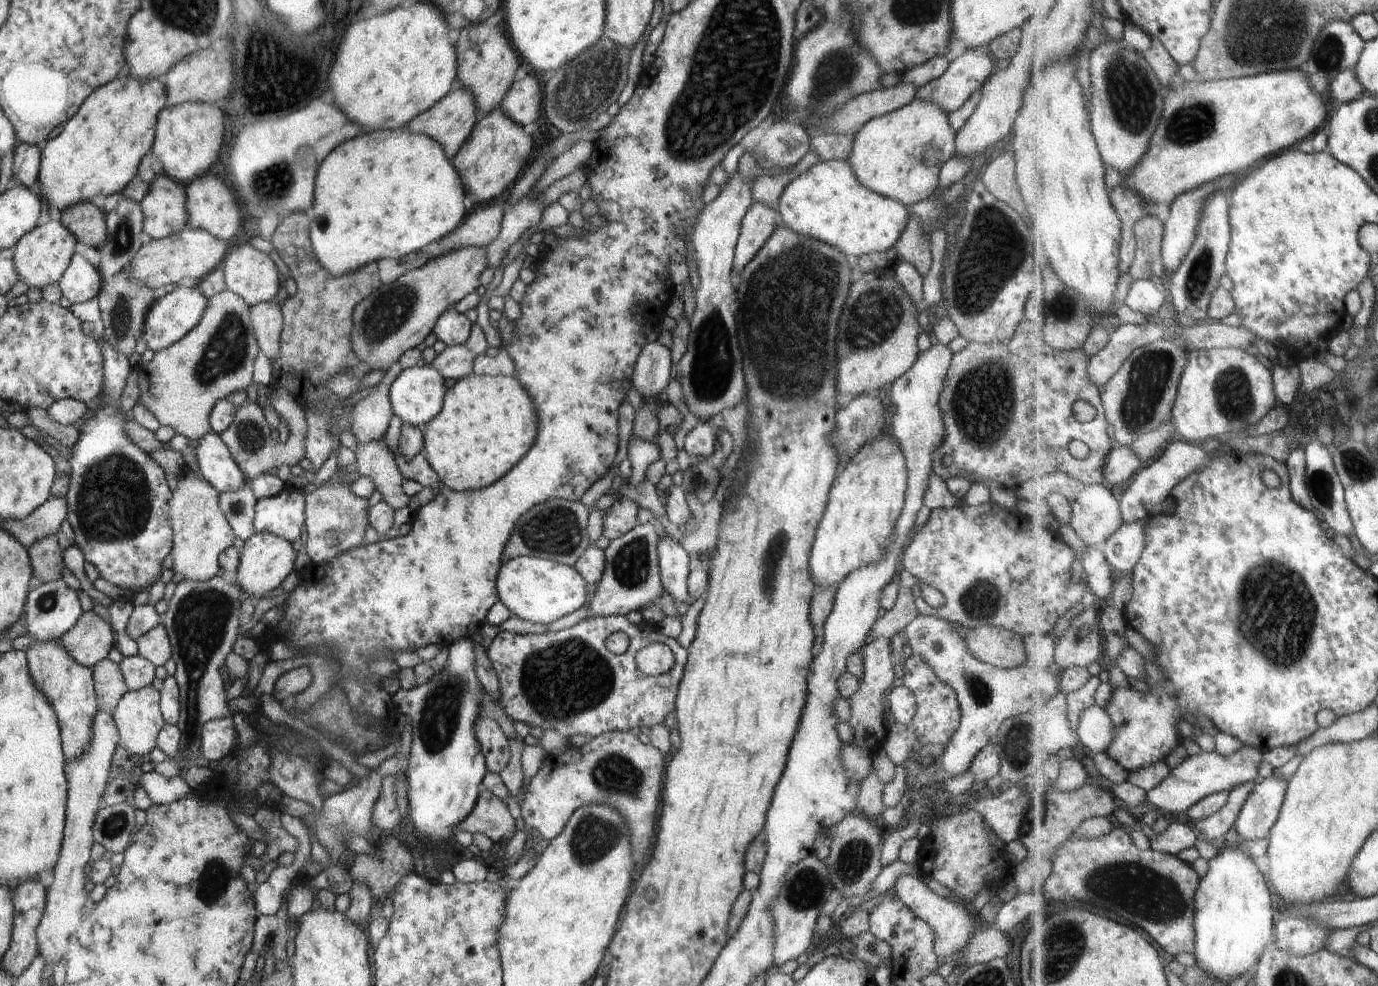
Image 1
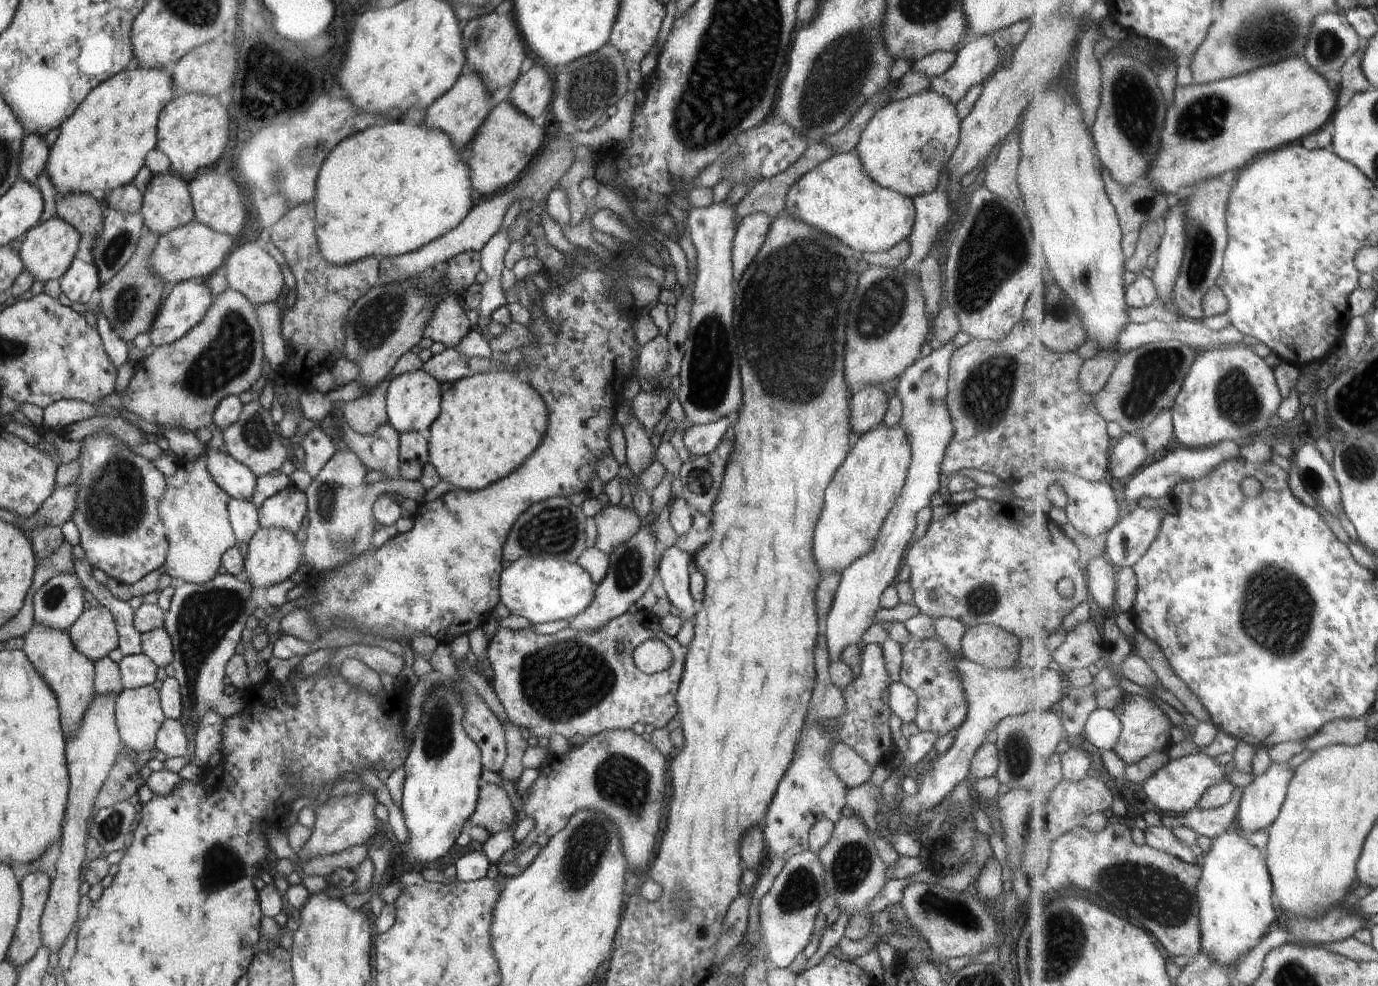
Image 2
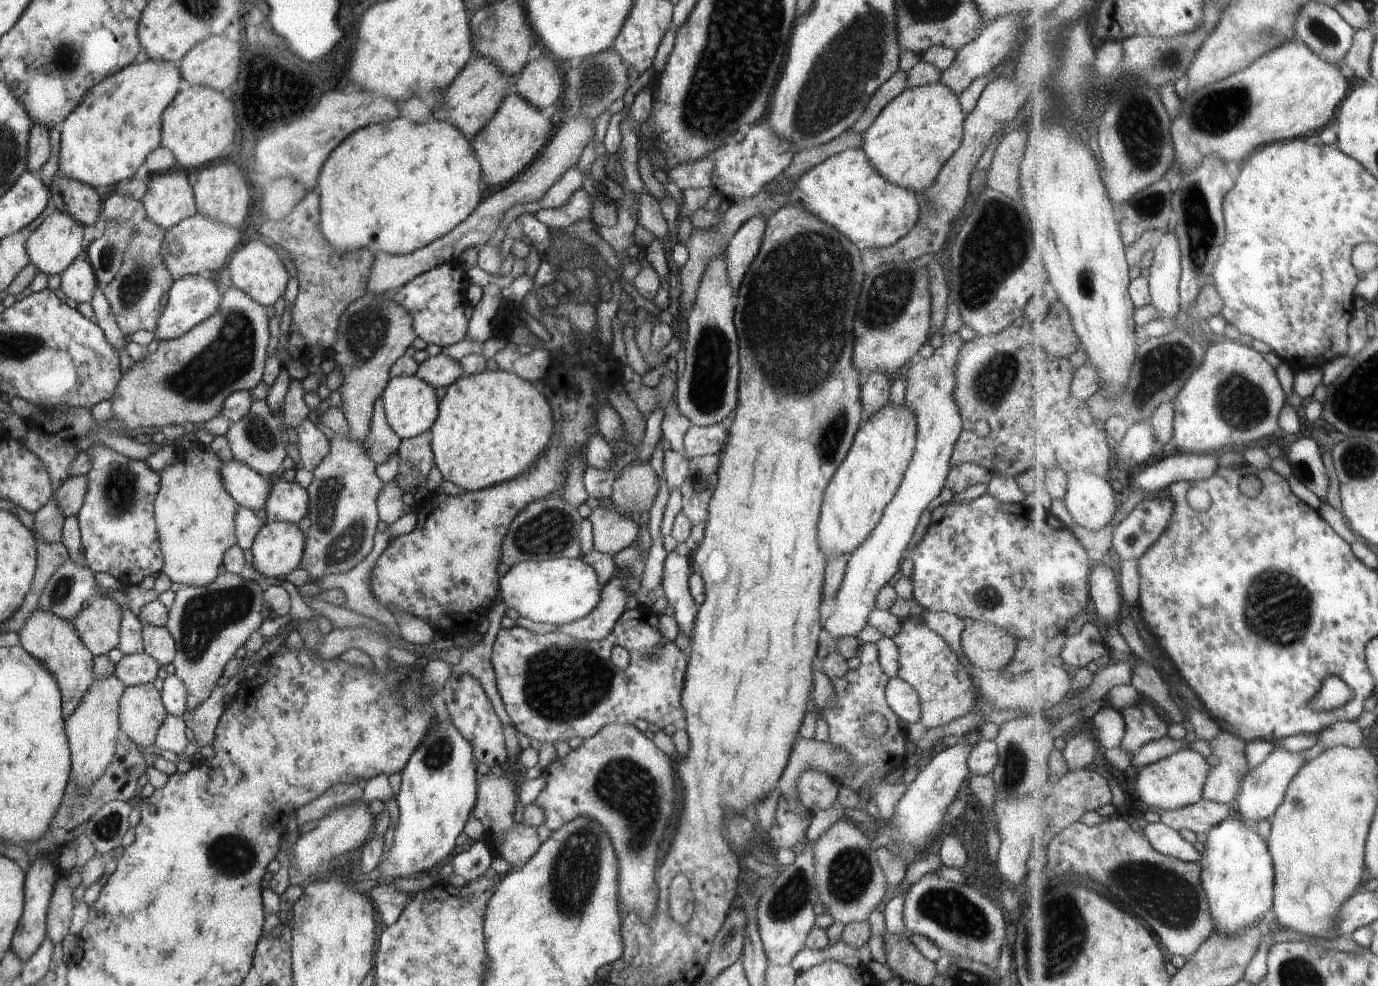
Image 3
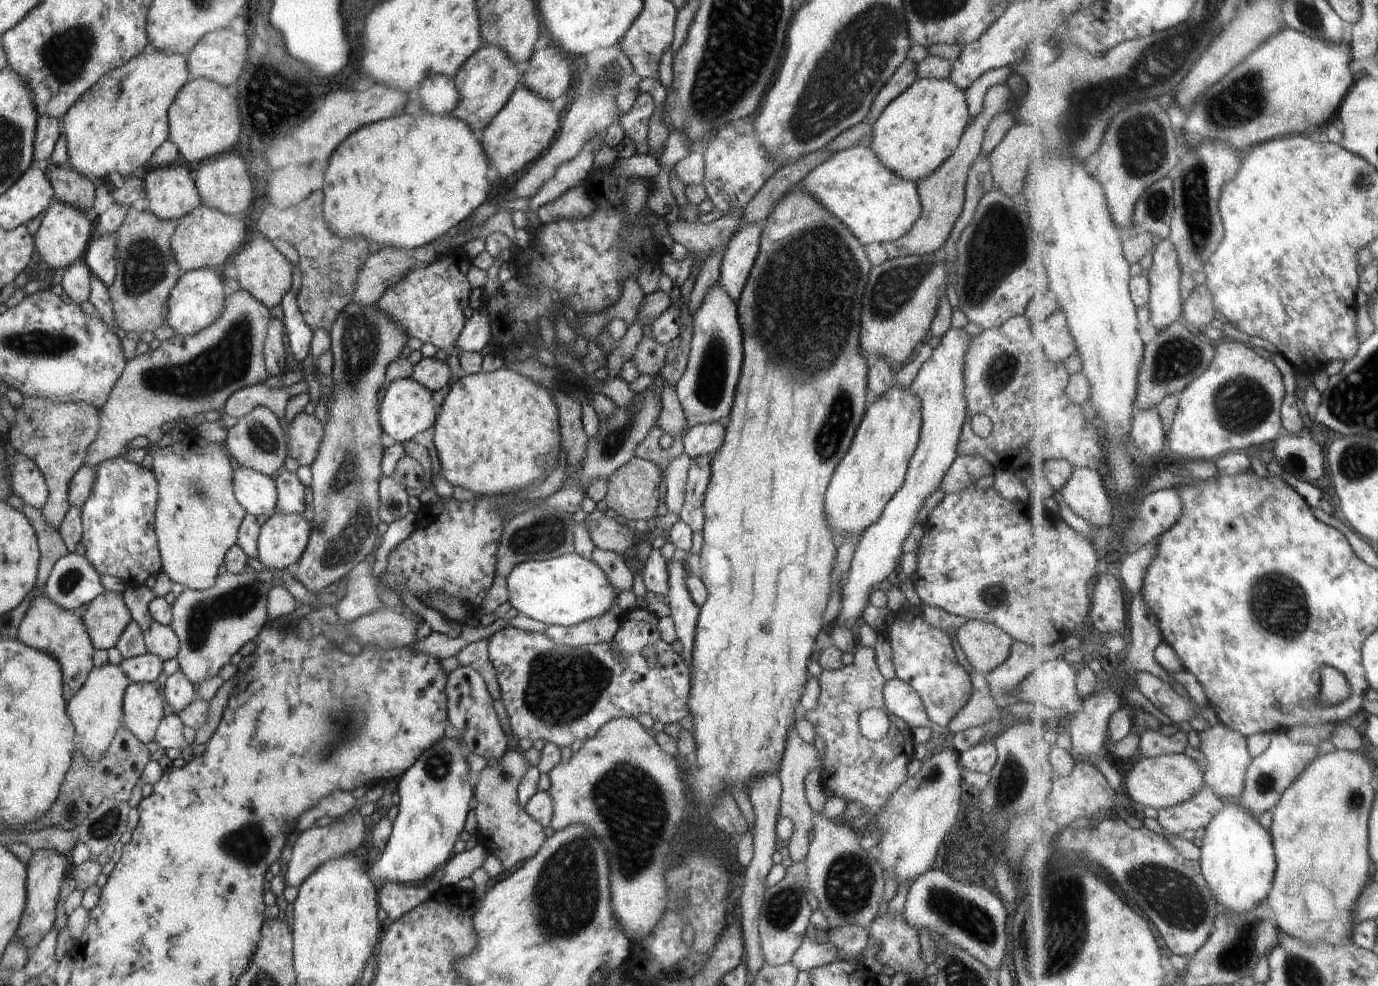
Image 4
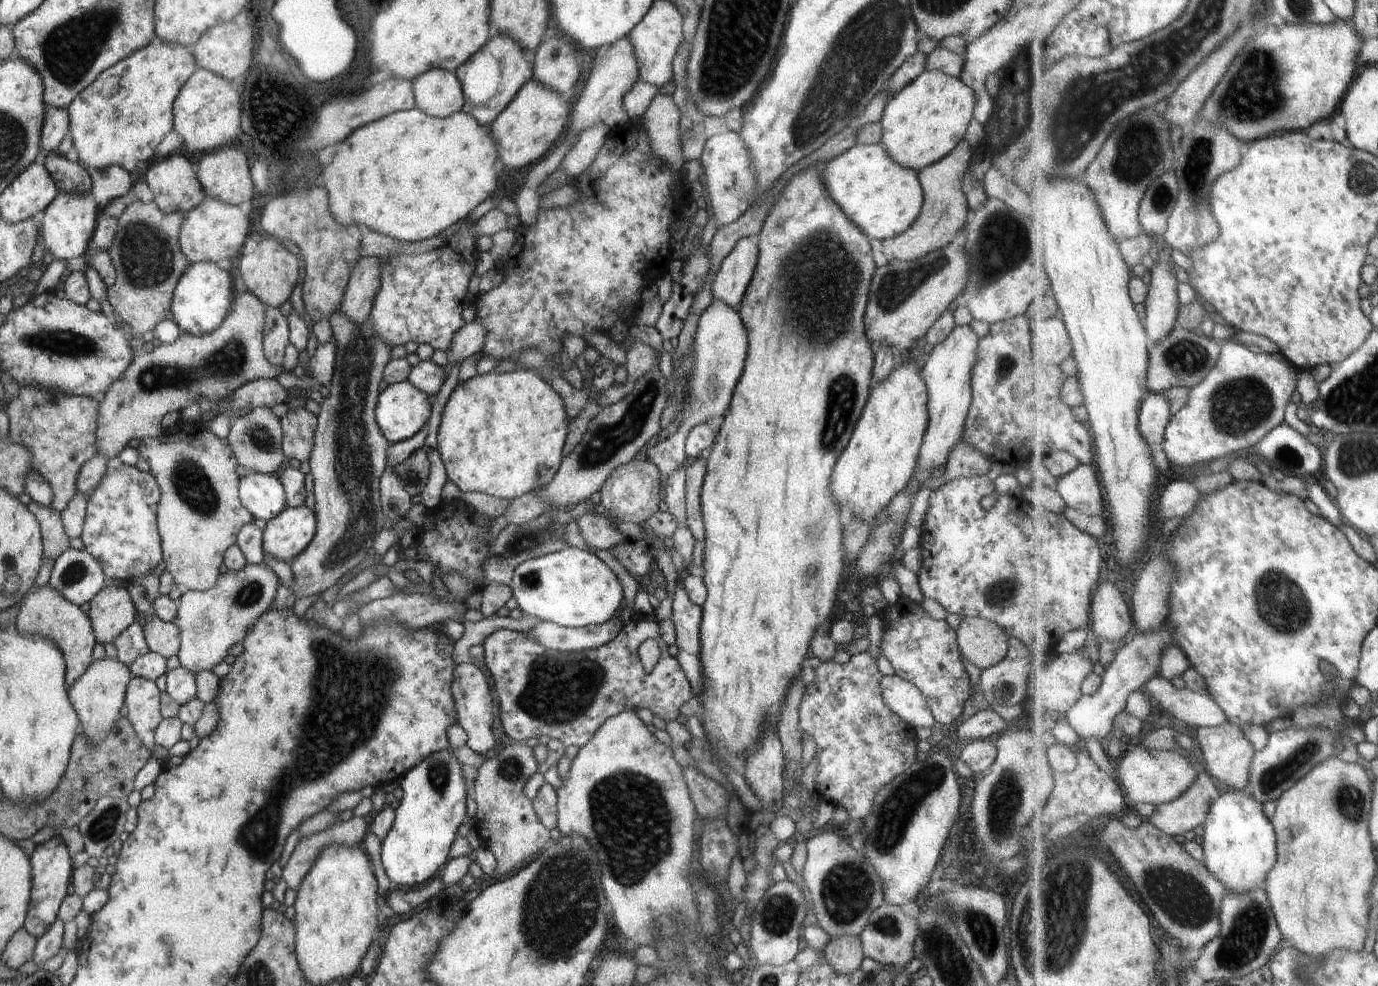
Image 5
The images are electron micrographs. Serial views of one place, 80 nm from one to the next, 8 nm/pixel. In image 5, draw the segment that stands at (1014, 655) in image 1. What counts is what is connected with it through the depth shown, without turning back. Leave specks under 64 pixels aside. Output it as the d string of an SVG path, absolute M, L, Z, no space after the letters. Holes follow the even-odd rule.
M976 616L961 620L955 633L962 658L982 671L1006 658L1009 635L1004 629Z

